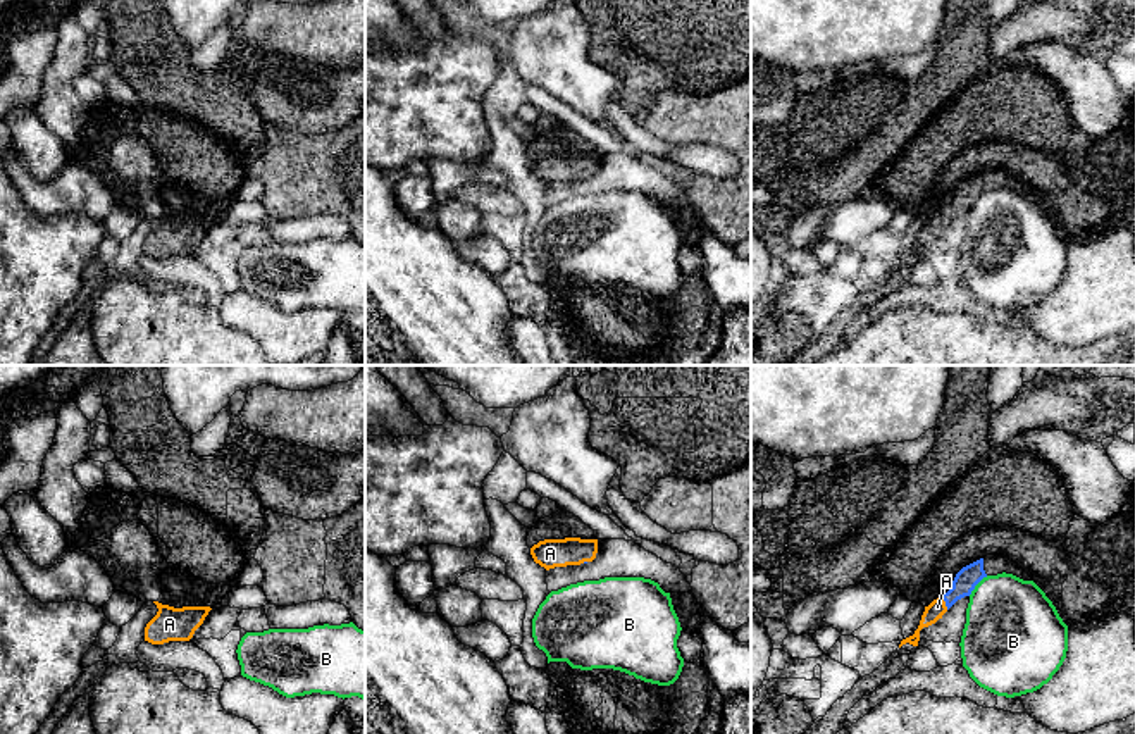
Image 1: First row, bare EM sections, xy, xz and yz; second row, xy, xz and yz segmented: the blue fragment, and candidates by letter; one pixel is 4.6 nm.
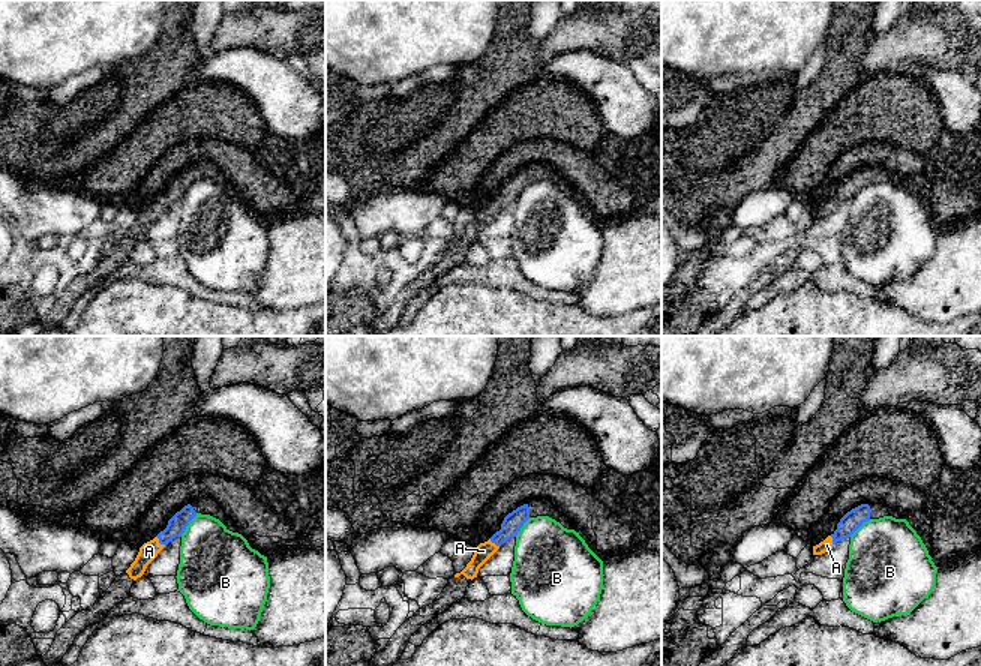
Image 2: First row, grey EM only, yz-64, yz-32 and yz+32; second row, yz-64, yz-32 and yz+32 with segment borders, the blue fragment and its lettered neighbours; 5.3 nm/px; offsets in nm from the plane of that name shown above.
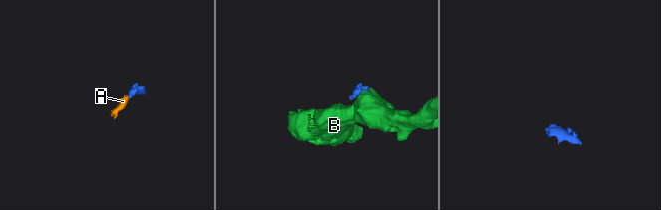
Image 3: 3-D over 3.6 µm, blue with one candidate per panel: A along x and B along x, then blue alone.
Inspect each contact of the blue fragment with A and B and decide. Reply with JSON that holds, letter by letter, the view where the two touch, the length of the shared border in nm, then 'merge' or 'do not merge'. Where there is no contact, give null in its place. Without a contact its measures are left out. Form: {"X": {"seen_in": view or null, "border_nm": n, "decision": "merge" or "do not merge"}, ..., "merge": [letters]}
{"A": {"seen_in": "yz", "border_nm": 70, "decision": "merge"}, "B": {"seen_in": "yz", "border_nm": 130, "decision": "do not merge"}, "merge": ["A"]}

